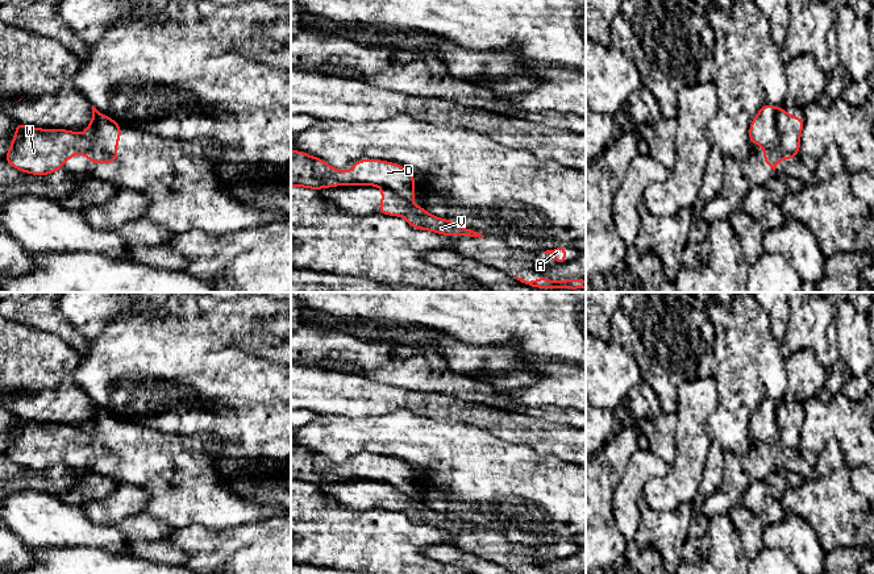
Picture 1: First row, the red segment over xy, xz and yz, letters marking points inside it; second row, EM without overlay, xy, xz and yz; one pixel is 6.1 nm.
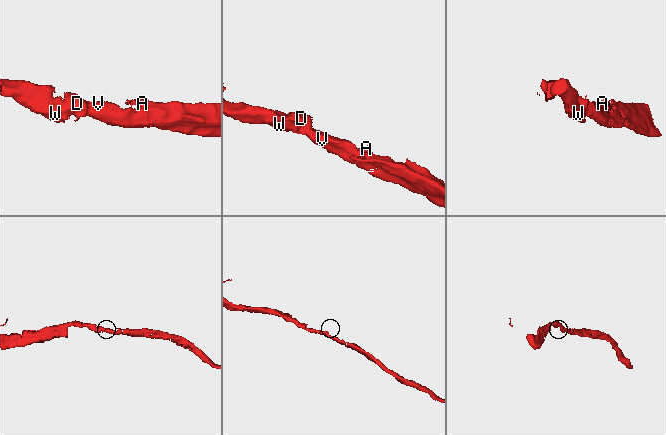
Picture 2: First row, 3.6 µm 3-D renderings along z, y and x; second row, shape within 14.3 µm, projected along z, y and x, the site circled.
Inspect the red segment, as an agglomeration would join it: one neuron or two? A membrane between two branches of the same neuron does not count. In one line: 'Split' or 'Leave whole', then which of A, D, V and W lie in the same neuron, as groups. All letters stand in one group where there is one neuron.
Split. Groups: A V / D W

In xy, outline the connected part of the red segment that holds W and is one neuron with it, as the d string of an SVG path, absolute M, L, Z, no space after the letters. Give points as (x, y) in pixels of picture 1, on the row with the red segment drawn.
M103 113L97 115L95 130L90 137L86 133L79 134L66 129L39 129L25 126L16 121L16 134L13 136L13 141L4 161L18 171L37 176L59 171L61 166L66 163L67 159L72 159L75 153L84 154L86 158L95 165L112 163L118 161L116 149L120 137L120 124Z

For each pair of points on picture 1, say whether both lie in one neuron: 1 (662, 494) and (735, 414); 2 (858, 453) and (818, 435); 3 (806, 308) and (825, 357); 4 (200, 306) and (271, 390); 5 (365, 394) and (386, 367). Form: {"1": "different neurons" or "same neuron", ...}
{"1": "different neurons", "2": "same neuron", "3": "same neuron", "4": "same neuron", "5": "different neurons"}

